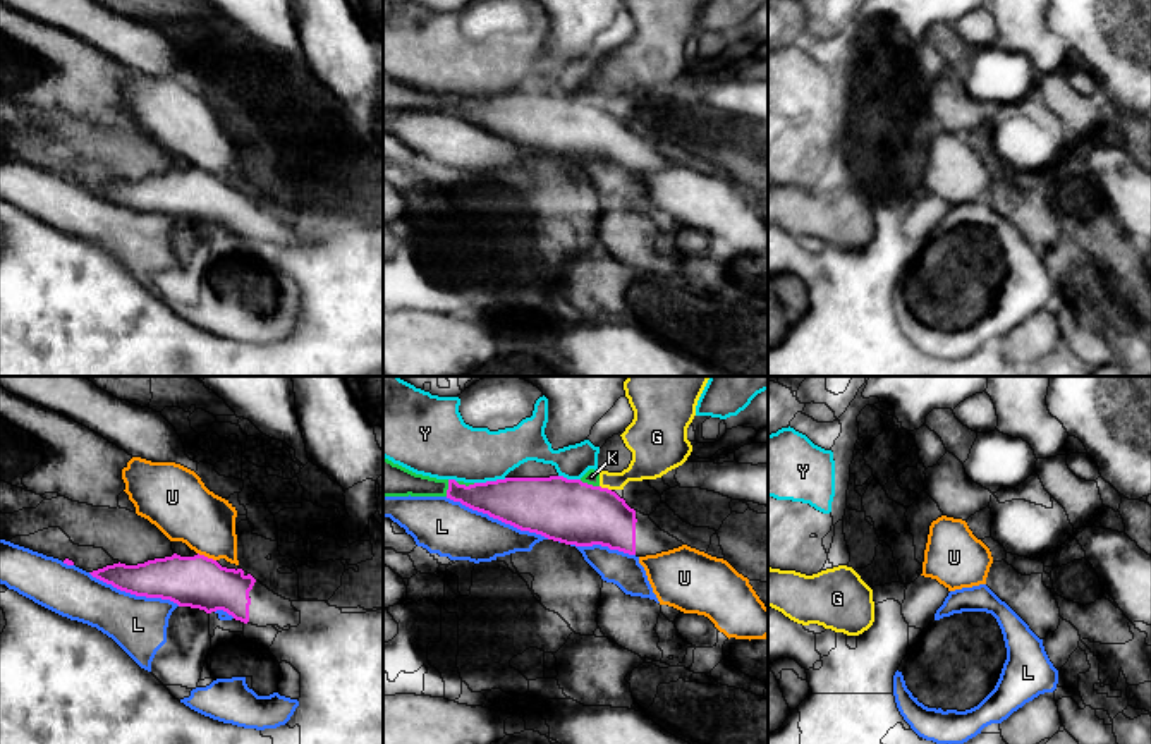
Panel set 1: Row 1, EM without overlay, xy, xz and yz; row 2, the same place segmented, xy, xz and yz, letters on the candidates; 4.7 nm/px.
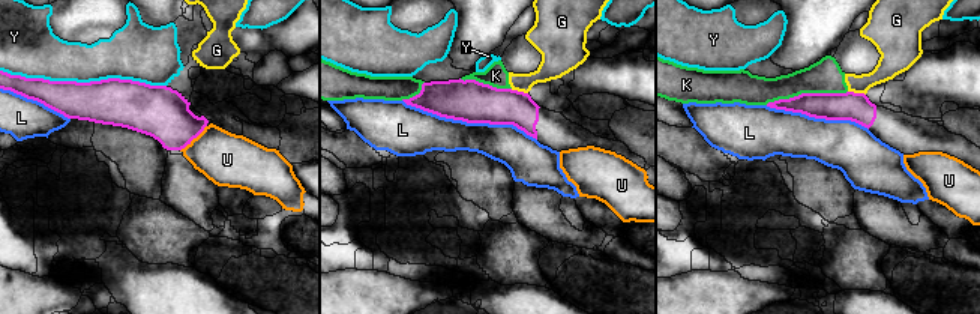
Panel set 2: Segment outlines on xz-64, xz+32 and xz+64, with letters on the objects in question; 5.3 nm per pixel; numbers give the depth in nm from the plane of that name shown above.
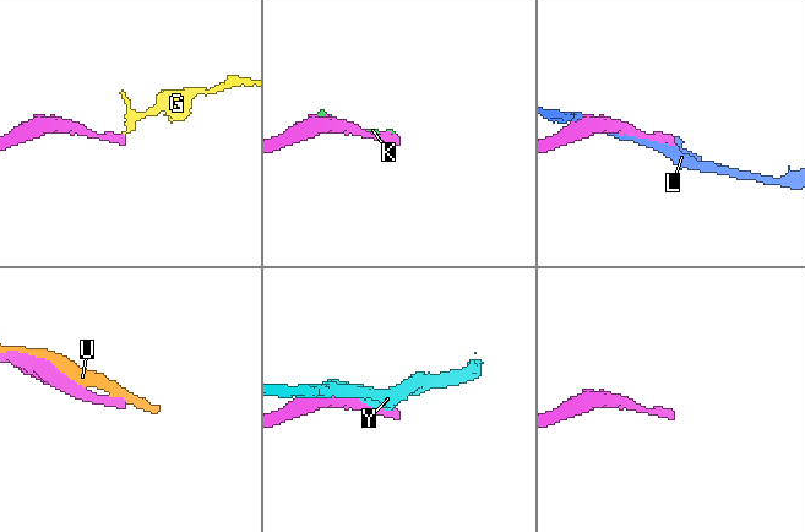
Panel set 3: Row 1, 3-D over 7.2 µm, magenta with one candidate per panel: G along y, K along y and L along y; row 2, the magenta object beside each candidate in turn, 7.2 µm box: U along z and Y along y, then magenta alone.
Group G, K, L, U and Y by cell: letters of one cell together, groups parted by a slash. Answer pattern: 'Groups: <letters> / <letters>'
Groups: G K / L / U / Y

